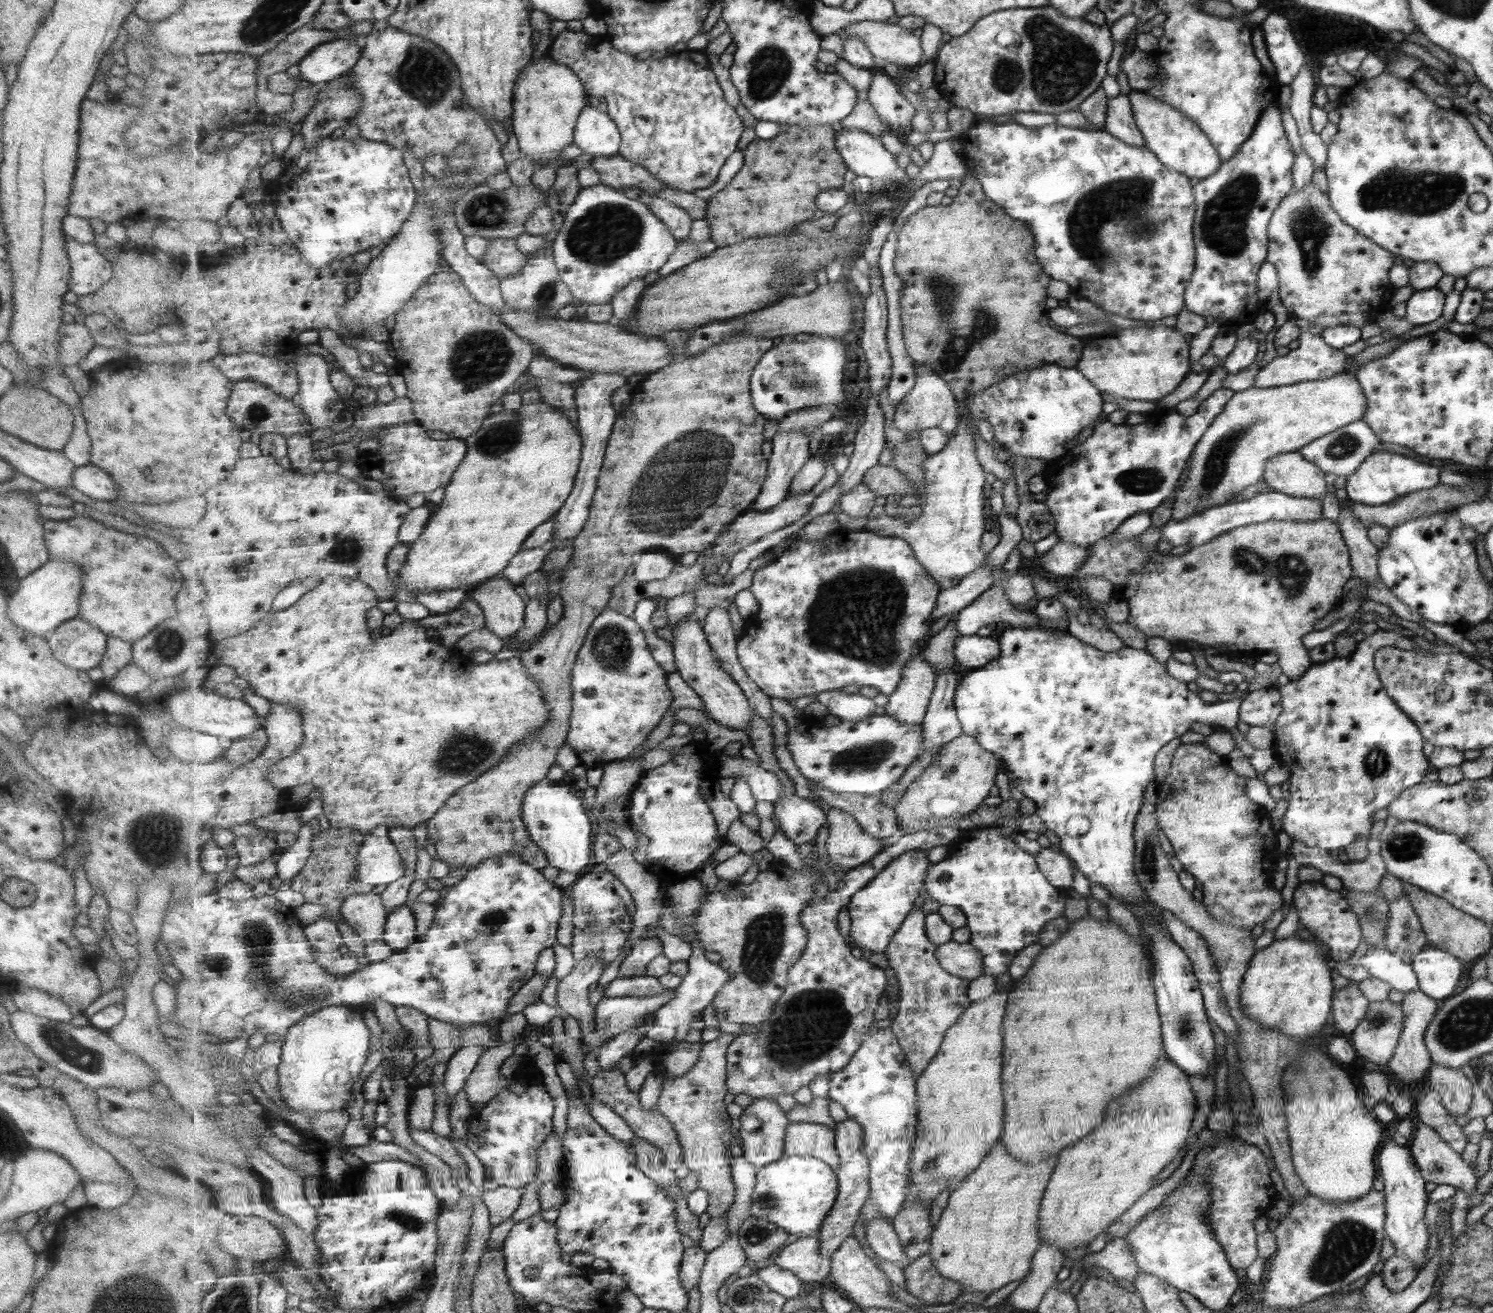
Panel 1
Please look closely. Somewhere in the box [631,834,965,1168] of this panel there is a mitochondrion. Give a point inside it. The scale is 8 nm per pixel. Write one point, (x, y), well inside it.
(816, 1020)

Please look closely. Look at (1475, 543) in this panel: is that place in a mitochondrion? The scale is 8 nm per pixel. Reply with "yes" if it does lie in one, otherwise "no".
no

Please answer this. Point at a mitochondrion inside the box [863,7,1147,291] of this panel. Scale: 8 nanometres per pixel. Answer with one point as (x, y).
(1061, 66)

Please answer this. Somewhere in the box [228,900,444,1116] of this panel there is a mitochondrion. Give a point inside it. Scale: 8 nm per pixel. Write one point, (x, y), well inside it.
(256, 936)

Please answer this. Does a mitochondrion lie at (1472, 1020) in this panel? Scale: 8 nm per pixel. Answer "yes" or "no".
yes

